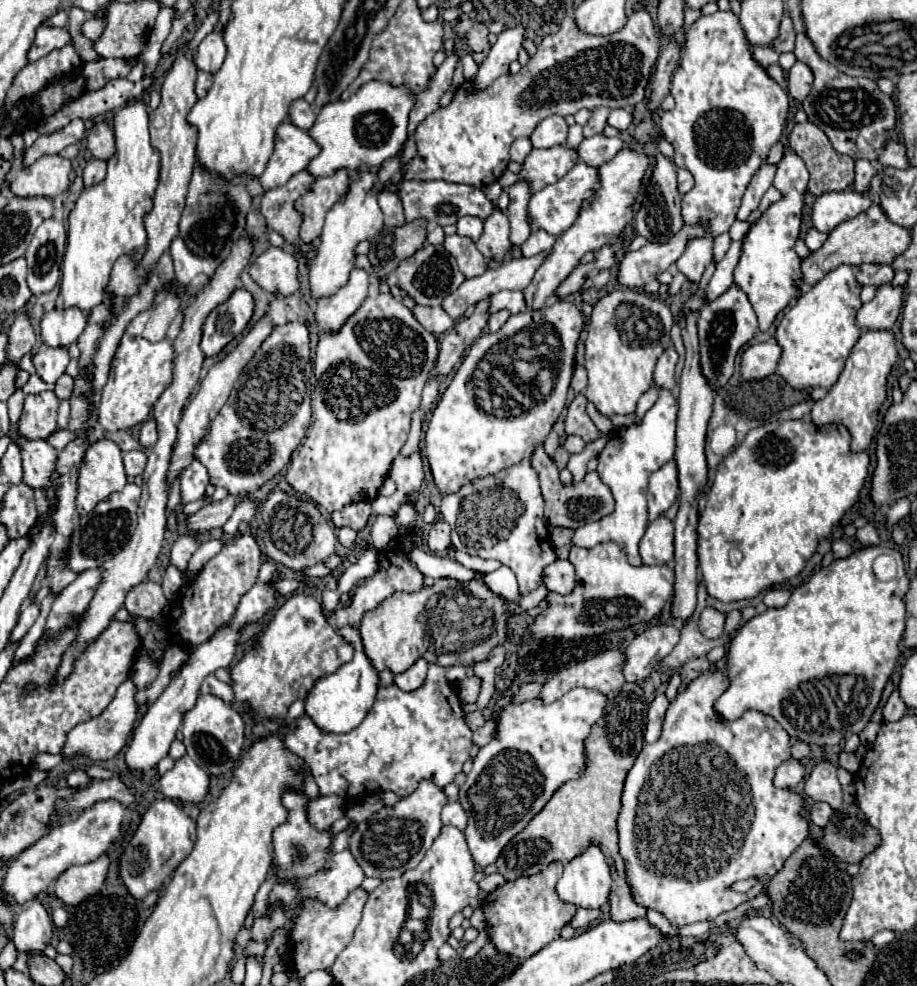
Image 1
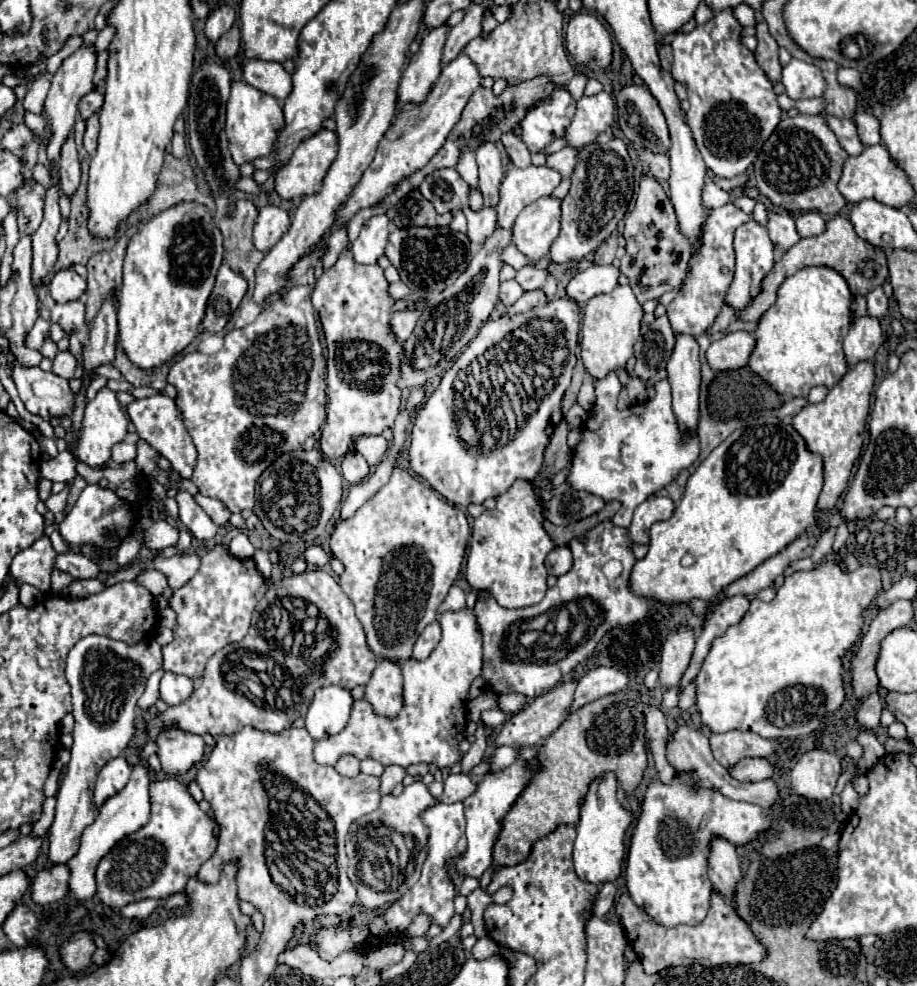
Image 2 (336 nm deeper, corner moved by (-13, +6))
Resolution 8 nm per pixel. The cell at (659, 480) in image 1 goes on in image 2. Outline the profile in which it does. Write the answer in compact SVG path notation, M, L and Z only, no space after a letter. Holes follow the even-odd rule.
M676 334L676 344L666 366L672 386L674 414L684 430L696 430L698 424L698 392L700 392L700 360L694 336Z

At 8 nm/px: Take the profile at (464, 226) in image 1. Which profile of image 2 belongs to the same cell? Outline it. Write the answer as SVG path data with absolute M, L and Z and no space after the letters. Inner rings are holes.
M462 146L462 156L458 158L456 170L470 186L478 188L478 166L476 166L476 158L474 158L474 150Z

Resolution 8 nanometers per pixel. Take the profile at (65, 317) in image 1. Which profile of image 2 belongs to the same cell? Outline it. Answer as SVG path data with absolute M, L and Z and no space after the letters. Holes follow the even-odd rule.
M74 268L58 270L50 280L50 294L56 302L70 302L80 298L80 294L86 290L86 280L80 278Z

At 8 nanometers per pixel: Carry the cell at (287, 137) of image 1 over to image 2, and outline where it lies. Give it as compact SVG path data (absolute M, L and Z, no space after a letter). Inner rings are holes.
M242 80L232 82L230 100L226 104L226 138L232 160L242 164L258 156L272 154L274 142L278 140L278 128L282 128L282 108L276 98L252 88Z

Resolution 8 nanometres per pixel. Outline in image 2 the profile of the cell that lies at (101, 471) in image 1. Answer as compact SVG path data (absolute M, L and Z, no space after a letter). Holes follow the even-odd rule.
M102 388L94 400L90 400L84 408L84 418L82 418L82 428L76 440L76 456L86 462L92 468L102 466L104 462L110 460L110 450L114 444L122 442L126 436L128 420L122 410L122 404L116 398L116 392L110 388Z

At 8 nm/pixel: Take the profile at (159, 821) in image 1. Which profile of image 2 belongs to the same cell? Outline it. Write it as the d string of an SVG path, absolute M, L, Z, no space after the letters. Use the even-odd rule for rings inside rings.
M176 778L152 782L150 804L150 822L116 842L96 868L96 896L108 906L120 908L144 898L166 900L168 896L182 892L186 882L196 876L200 864L216 850L218 840L212 836L214 820L200 810L198 802L188 794L182 782Z

